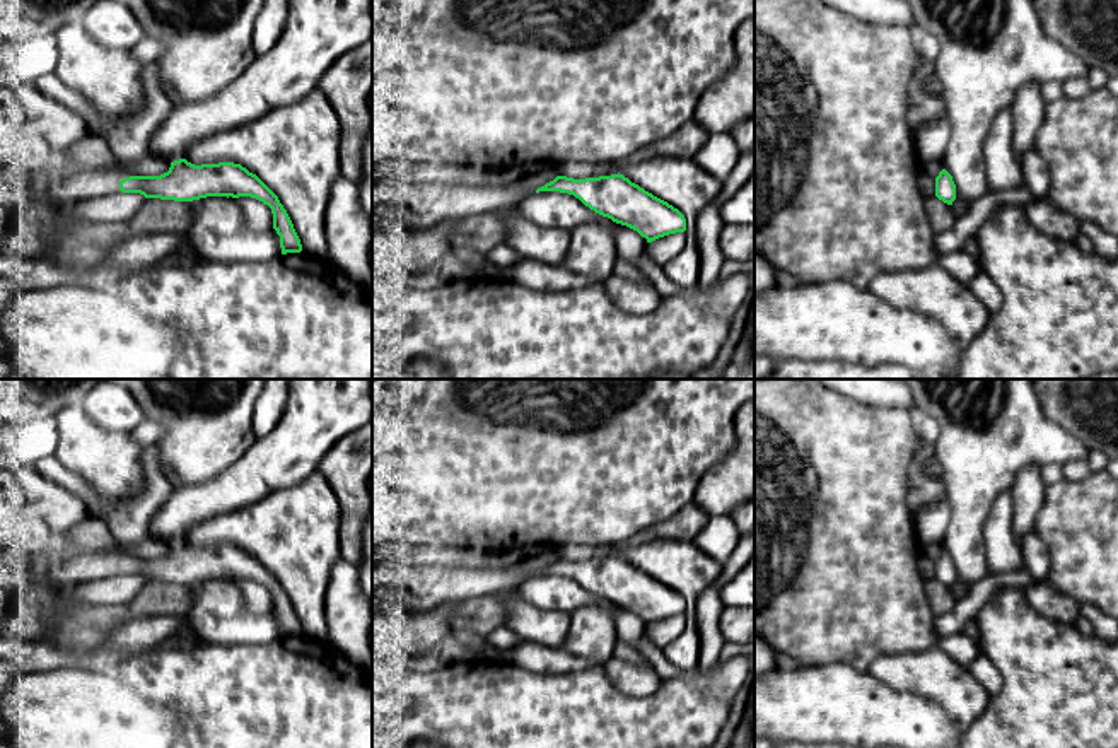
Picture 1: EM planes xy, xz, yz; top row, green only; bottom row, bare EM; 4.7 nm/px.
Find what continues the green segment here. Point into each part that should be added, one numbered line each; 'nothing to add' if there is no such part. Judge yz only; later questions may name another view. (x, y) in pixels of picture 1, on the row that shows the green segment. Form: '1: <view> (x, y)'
nothing to add

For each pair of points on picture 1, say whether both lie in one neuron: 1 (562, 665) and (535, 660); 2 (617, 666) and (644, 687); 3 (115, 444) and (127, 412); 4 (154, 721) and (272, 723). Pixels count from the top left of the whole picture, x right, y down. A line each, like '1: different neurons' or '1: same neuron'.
1: same neuron
2: same neuron
3: different neurons
4: different neurons

